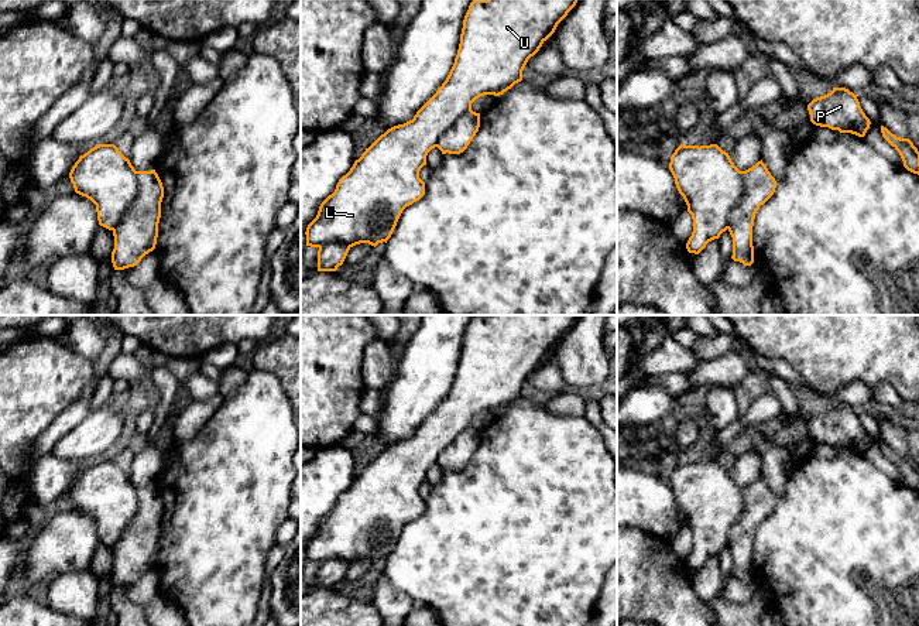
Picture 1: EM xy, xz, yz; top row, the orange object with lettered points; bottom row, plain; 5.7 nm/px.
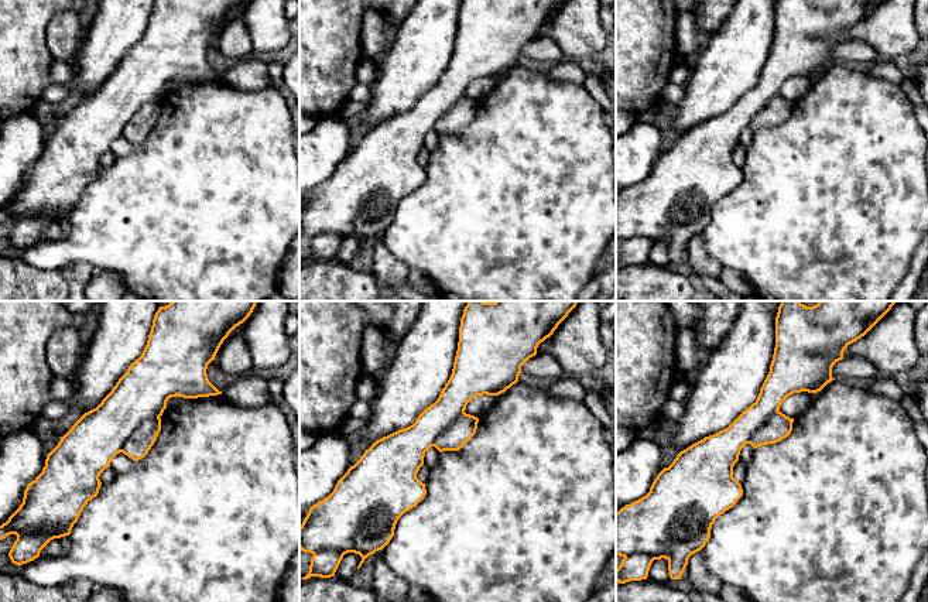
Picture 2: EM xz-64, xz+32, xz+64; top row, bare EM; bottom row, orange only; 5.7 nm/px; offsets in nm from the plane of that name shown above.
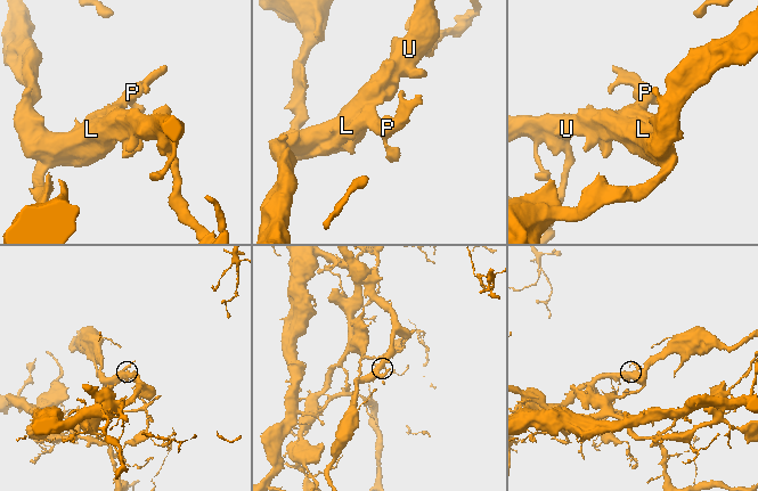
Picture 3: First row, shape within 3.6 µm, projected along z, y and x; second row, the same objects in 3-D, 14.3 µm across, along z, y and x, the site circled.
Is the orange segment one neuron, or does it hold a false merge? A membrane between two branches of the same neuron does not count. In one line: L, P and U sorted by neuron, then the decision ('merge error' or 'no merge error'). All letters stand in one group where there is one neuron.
L U / P; merge error

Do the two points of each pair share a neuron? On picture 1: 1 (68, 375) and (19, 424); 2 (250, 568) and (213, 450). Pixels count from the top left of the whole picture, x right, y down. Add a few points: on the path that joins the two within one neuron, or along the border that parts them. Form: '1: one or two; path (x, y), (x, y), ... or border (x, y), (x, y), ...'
1: one; path (55, 387), (31, 411)
2: one; path (223, 539), (223, 479)

